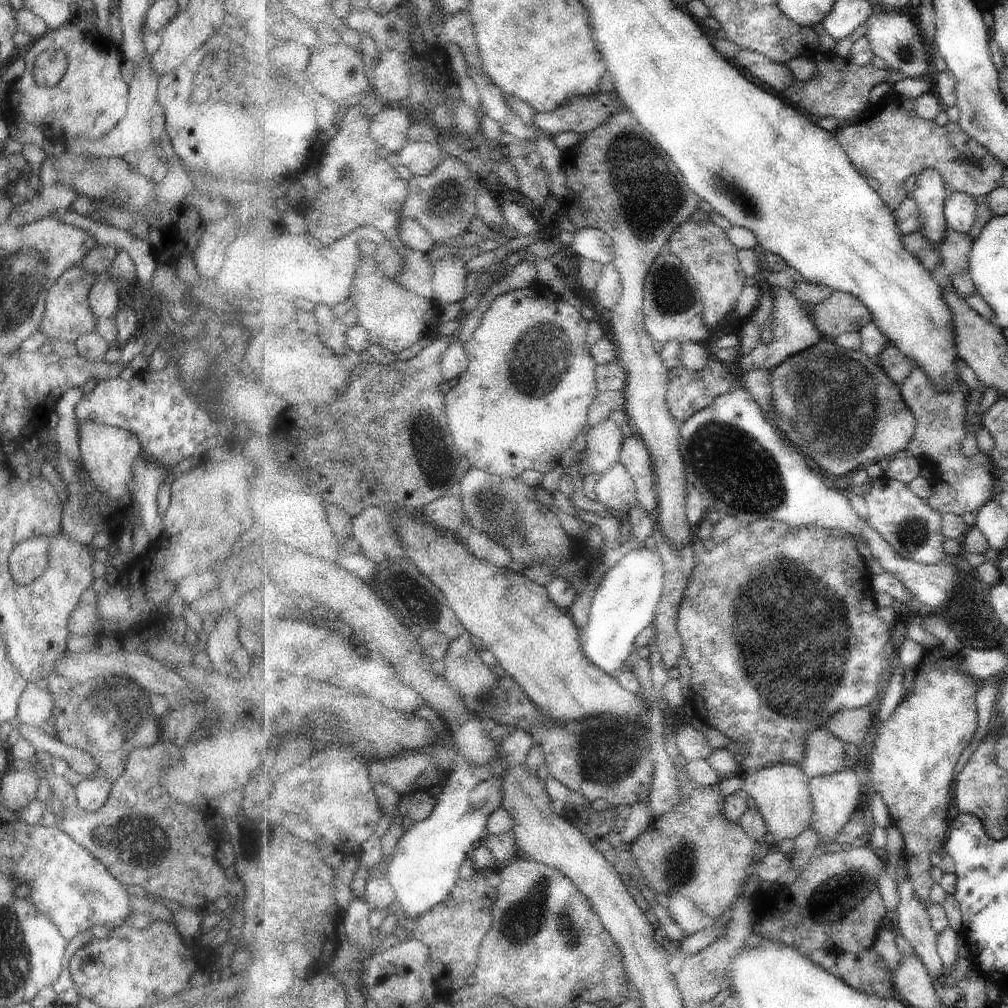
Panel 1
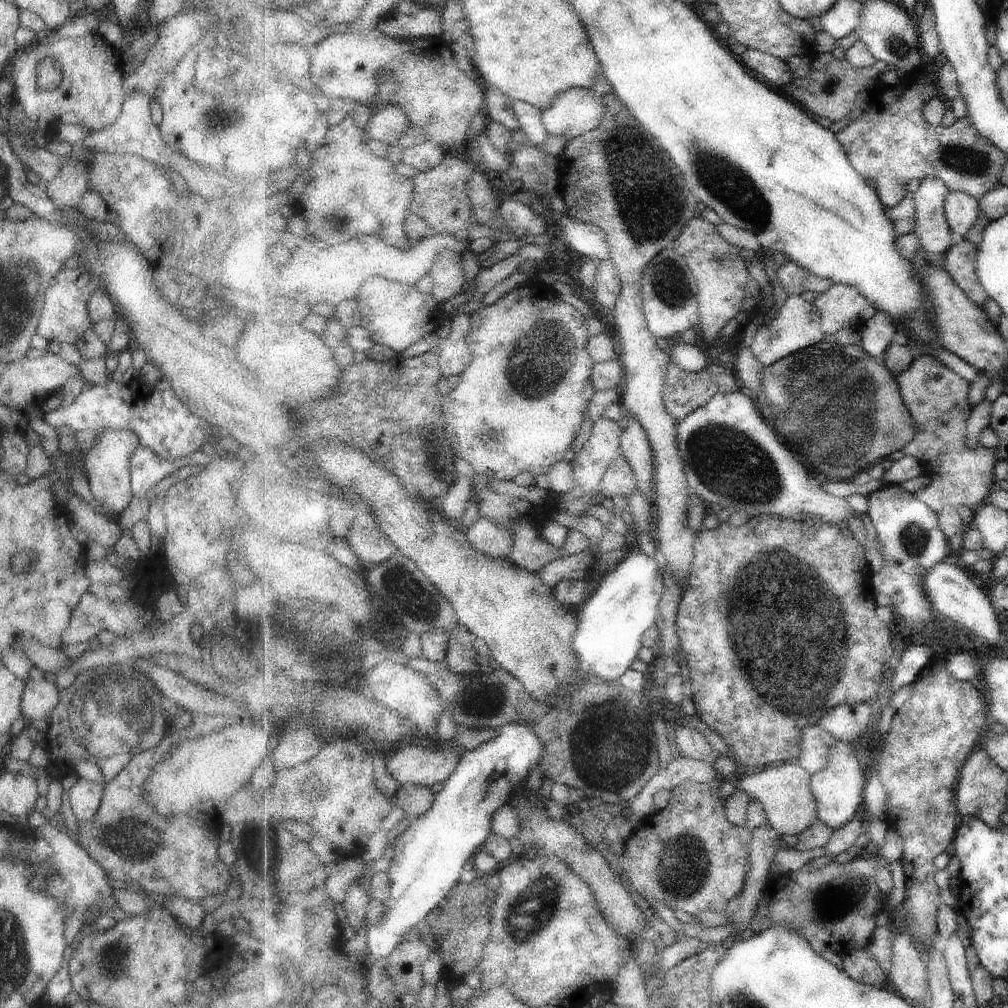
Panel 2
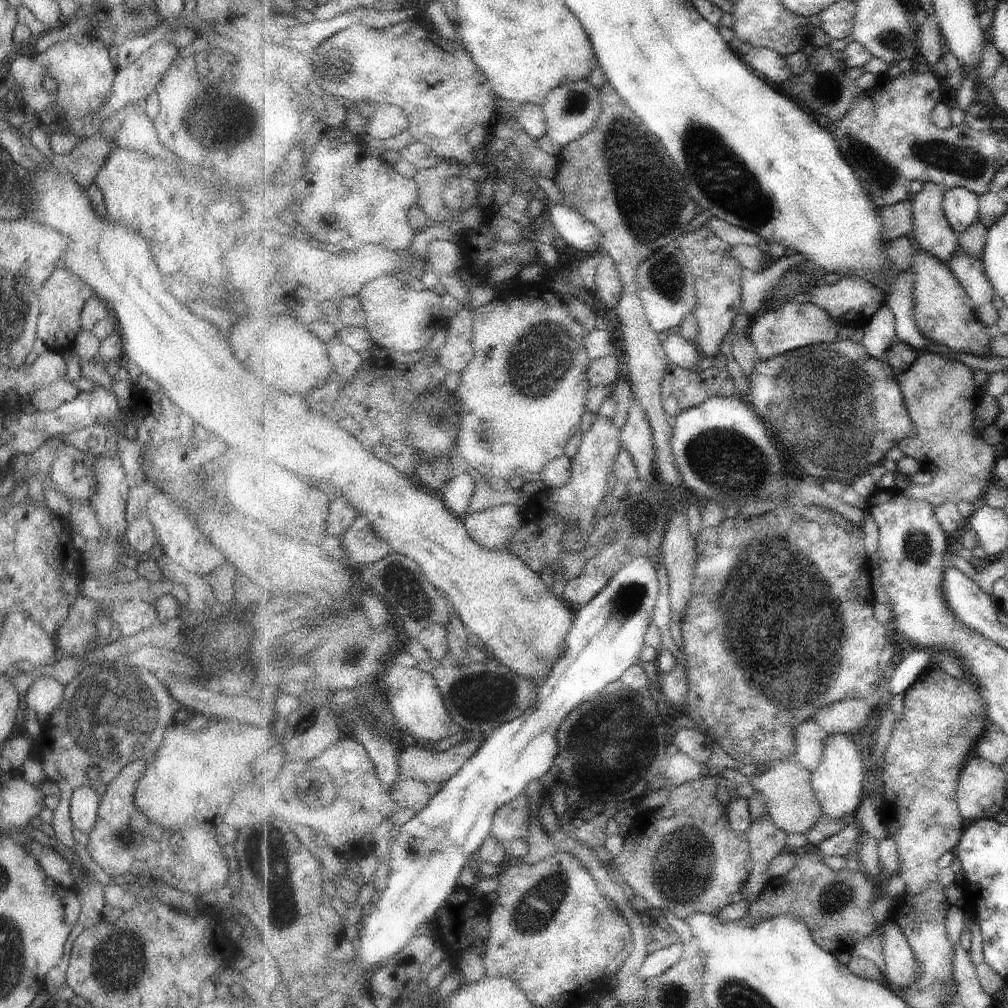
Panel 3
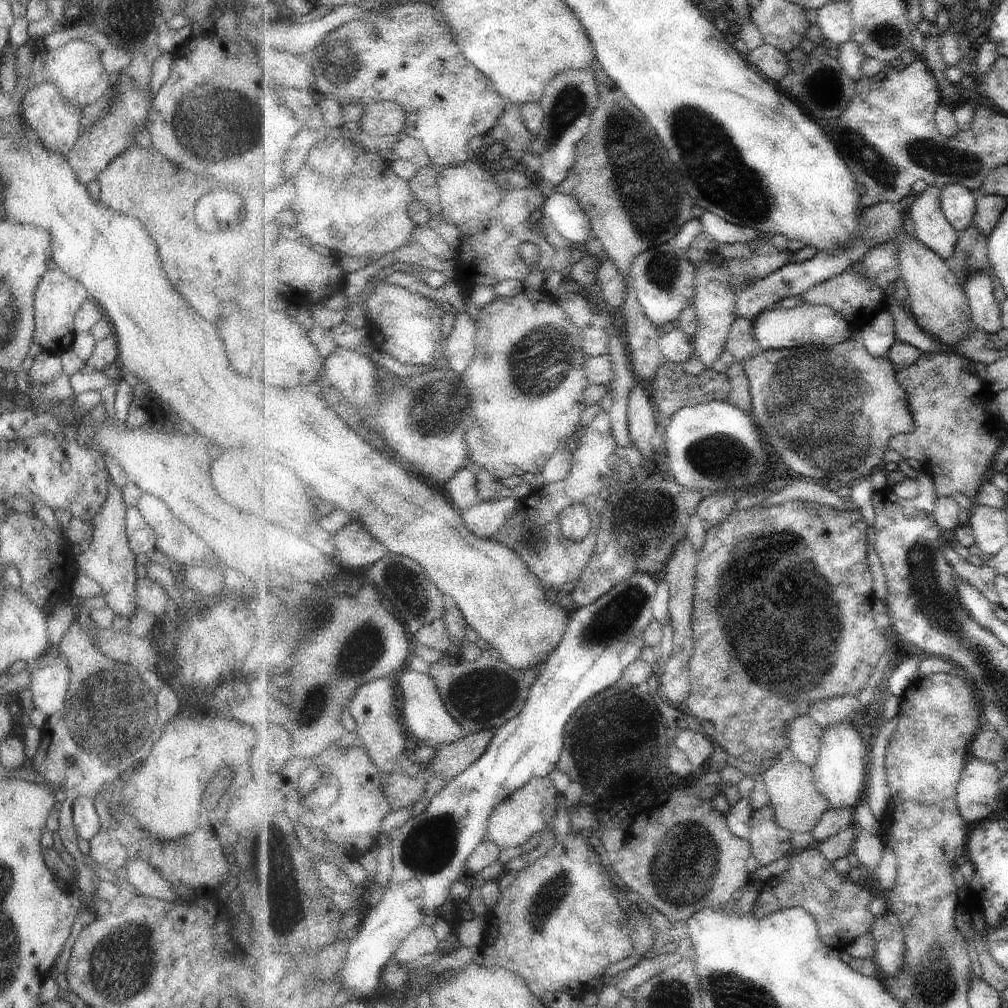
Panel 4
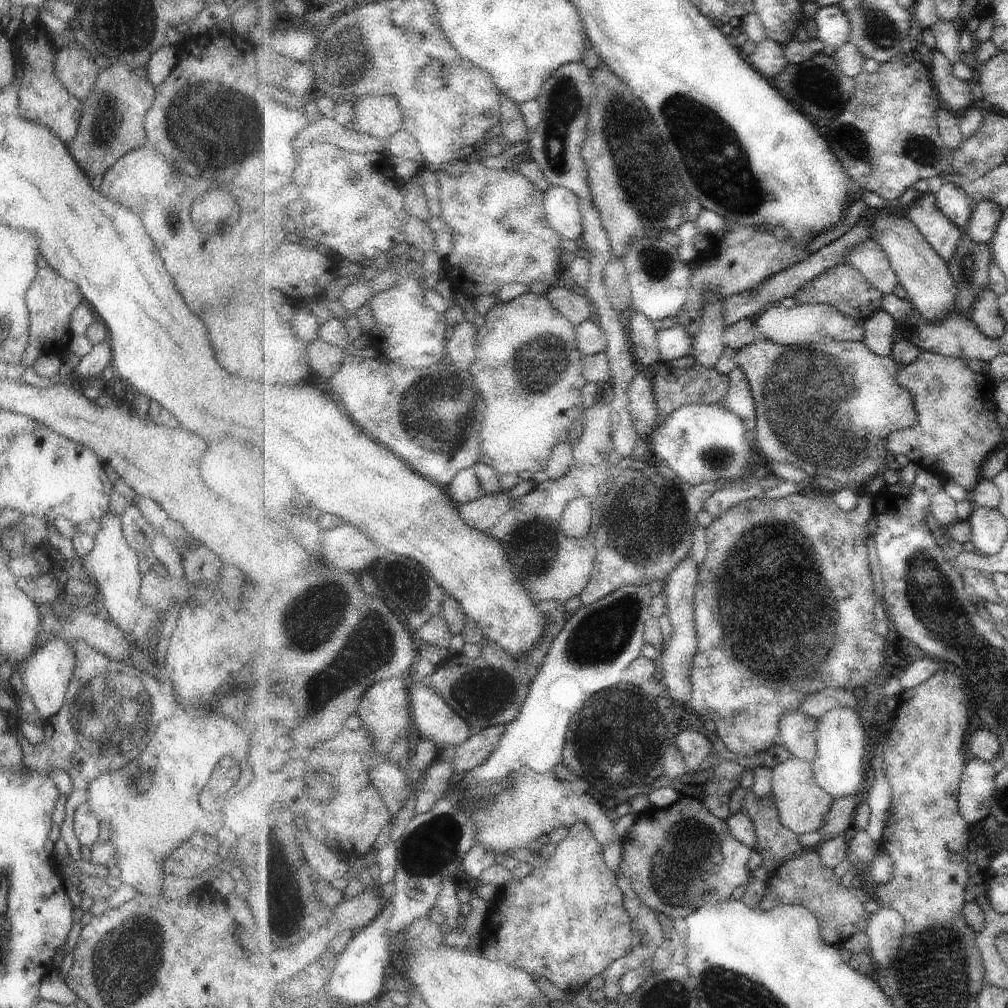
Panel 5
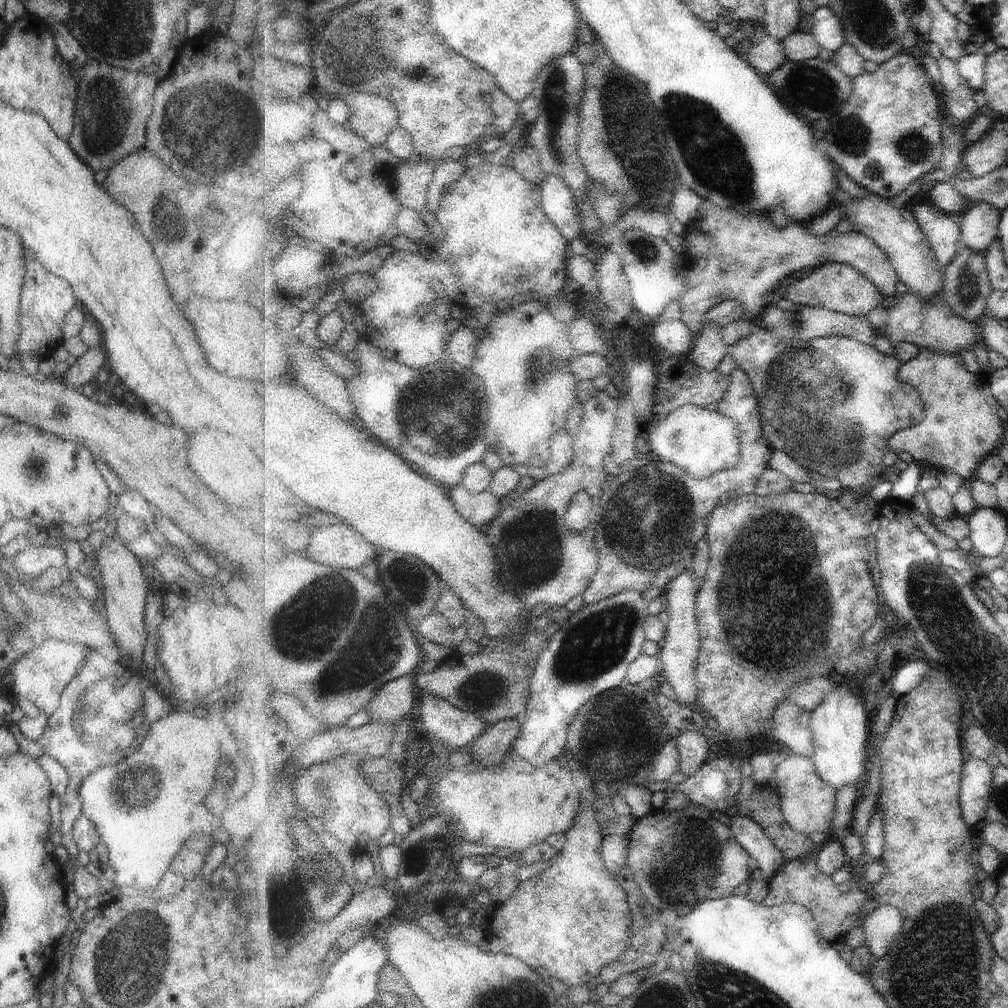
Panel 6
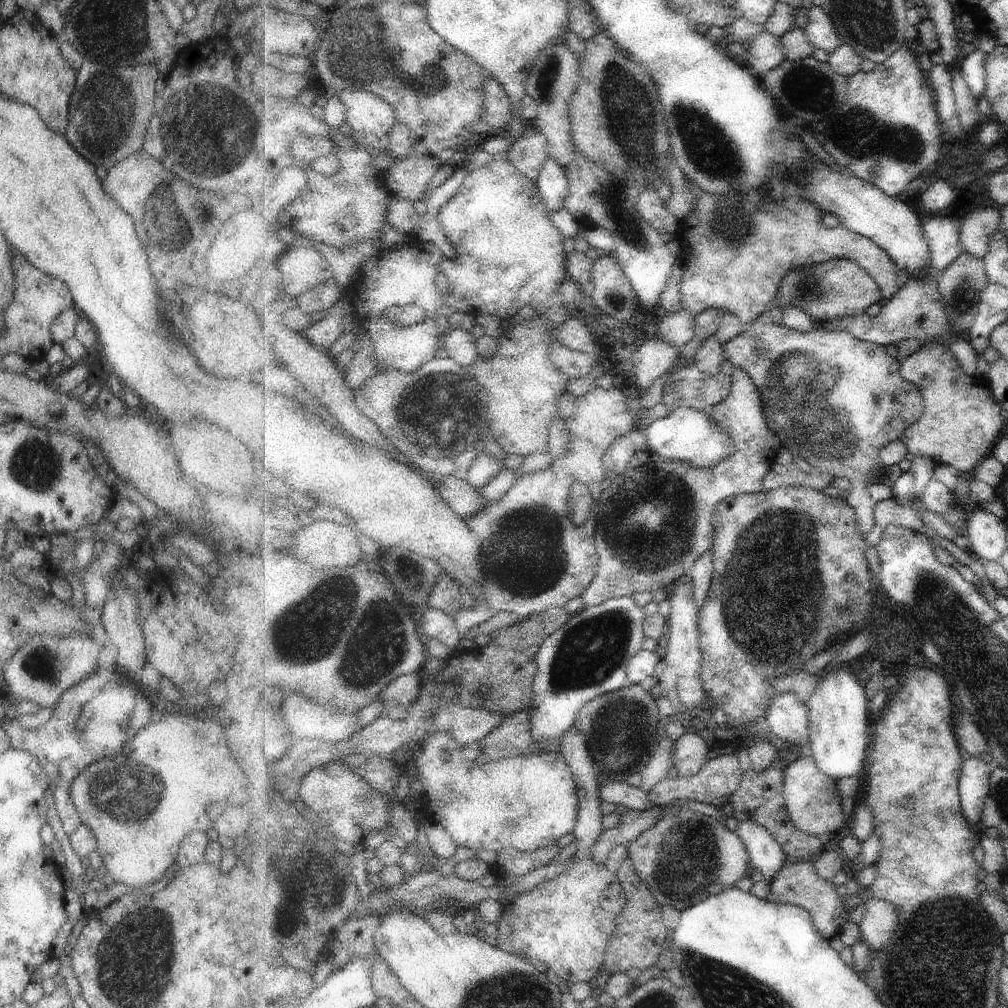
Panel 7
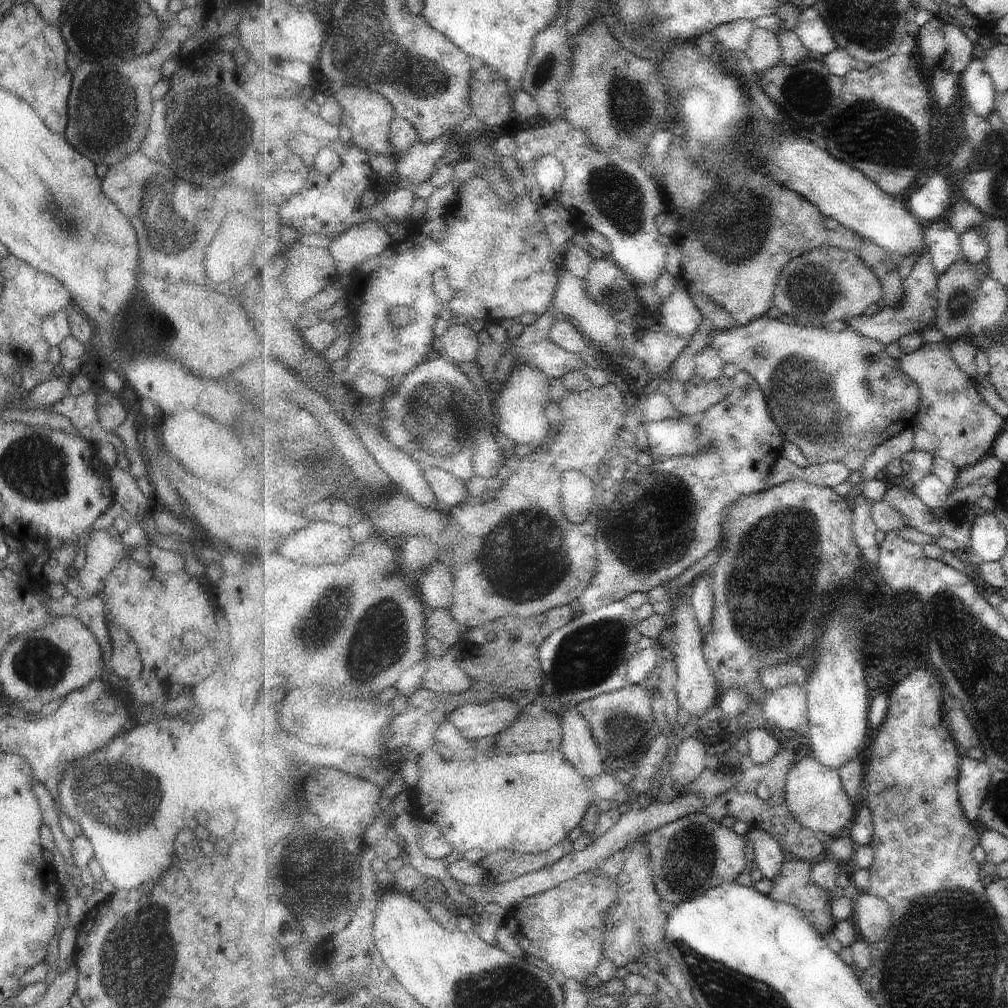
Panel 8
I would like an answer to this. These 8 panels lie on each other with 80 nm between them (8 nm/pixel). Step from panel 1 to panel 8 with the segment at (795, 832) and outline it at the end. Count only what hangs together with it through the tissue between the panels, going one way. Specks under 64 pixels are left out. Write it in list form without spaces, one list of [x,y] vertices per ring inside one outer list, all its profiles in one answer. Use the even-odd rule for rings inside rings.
[[[814,756],[797,761],[790,770],[786,786],[788,809],[803,826],[815,832],[825,832],[830,836],[840,836],[851,827],[857,809],[844,788],[844,780],[838,770],[825,766]]]

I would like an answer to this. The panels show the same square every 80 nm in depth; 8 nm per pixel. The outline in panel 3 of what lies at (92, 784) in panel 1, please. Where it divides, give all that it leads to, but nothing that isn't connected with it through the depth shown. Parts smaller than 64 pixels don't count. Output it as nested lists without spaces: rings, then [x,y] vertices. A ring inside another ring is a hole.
[[[79,786],[71,792],[69,800],[69,819],[73,828],[89,833],[97,818],[100,796],[94,788]]]

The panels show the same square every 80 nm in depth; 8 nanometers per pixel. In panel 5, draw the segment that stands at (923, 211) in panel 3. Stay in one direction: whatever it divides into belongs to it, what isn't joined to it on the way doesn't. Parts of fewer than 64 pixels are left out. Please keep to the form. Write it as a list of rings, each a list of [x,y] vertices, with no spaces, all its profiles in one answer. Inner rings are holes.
[[[927,193],[920,199],[917,199],[907,217],[915,222],[915,225],[921,230],[925,239],[933,246],[936,253],[939,253],[940,256],[943,257],[943,260],[951,263],[956,258],[958,250],[964,240],[963,234],[965,232],[939,209],[935,194]]]

